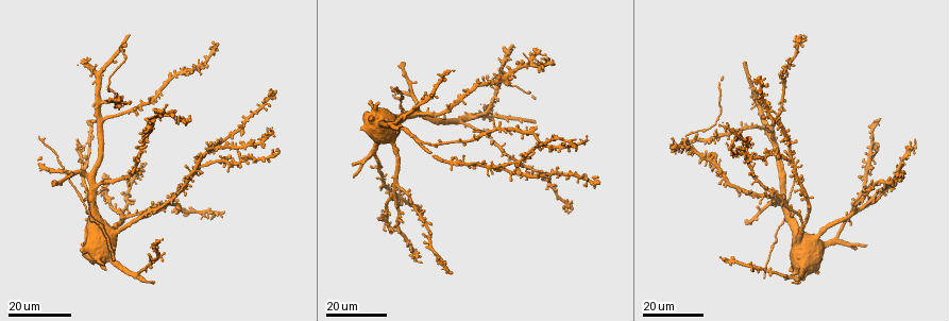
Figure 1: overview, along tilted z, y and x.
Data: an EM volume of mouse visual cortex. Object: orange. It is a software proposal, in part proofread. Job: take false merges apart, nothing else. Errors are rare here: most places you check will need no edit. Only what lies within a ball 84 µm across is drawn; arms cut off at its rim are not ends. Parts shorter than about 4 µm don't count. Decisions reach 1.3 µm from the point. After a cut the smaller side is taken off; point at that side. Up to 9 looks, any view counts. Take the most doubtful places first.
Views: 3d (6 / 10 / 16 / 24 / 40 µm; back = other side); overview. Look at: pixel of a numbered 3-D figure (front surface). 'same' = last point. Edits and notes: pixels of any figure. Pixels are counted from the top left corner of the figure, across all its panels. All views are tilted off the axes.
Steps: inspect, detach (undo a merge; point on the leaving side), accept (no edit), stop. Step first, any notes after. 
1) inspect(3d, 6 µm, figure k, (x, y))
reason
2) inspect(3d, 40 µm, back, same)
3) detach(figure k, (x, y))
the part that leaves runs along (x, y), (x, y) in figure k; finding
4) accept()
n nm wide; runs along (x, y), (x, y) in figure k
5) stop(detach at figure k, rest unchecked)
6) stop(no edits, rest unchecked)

inspect(3d, 16 µm, figure 1, (140, 218))

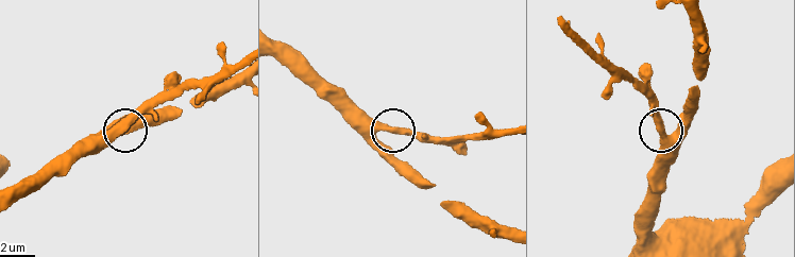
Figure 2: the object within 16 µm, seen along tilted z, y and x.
inspect(3d, 6 µm, figure 2, (383, 128))

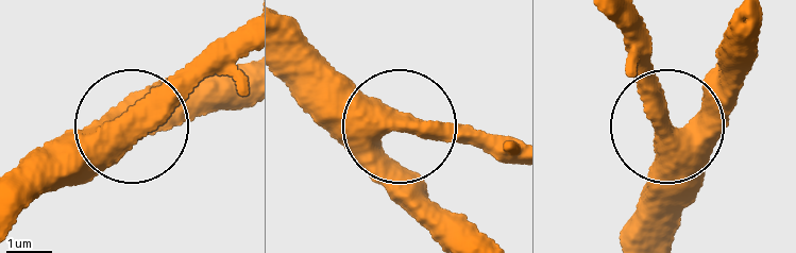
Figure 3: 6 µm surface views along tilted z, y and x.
accept()
560 nm wide; runs along (294, 46), (396, 125), (388, 176), (418, 223) in figure 3; all the same cell

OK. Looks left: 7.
inspect(3d, 24 µm, figure 1, (531, 65))

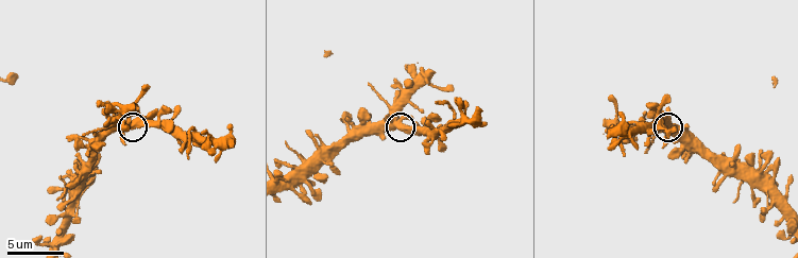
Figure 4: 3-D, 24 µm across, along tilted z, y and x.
inspect(3d, 10 µm, figure 4, (395, 121))
closer look

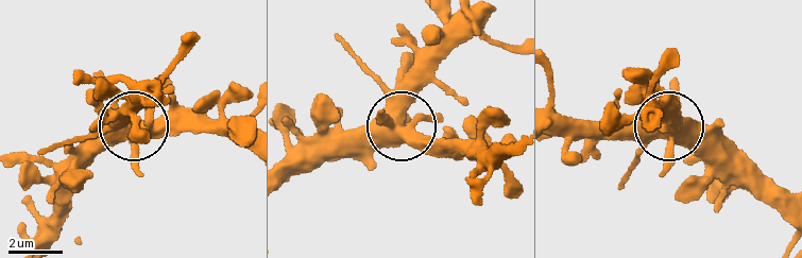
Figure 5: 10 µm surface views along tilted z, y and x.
accept()
530 nm wide; runs along (289, 178), (395, 132), (453, 47) in figure 5; continuous, no second cell

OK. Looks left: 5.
inspect(3d, 16 µm, figure 1, (241, 160))

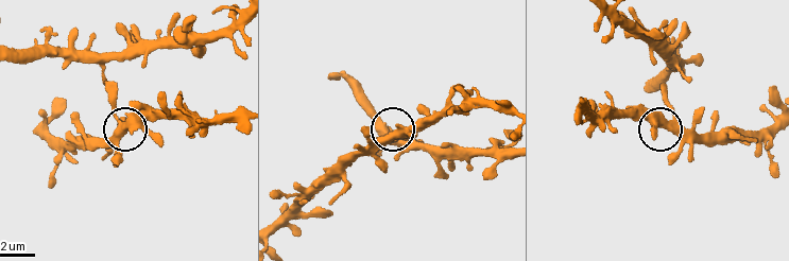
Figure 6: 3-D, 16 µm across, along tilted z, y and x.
inspect(3d, 6 µm, figure 6, (662, 125))

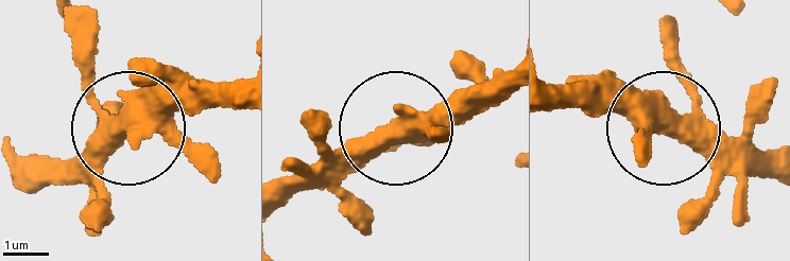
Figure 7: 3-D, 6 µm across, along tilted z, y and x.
accept()
420 nm wide; one cell here

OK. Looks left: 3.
inspect(3d, 24 µm, figure 1, (494, 169))
three-way junction

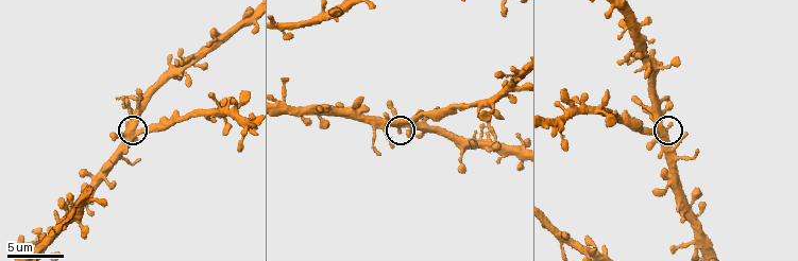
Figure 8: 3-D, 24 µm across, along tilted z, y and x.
inspect(3d, 10 µm, figure 8, (659, 125))

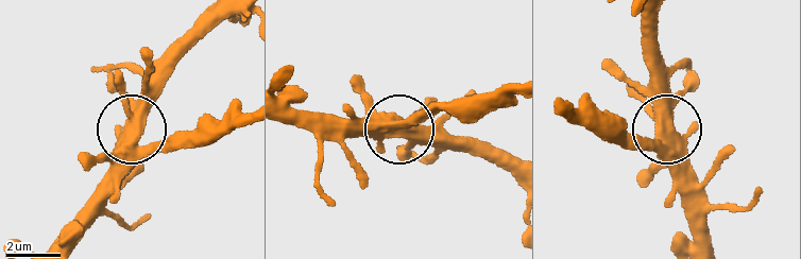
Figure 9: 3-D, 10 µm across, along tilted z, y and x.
accept()
440 nm wide; continuous, no second cell

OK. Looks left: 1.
stop(no edits, rest unchecked)

